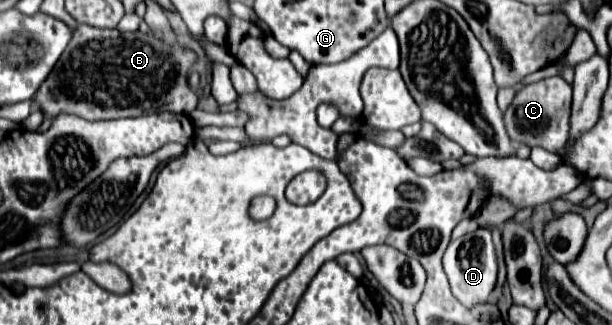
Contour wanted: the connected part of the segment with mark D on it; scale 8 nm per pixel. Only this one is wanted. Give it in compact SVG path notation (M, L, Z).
M477 229L473 233L467 233L467 235L451 241L443 255L443 269L449 277L451 293L455 295L455 299L461 305L471 309L475 305L487 303L487 299L497 283L497 257L495 257L493 241L491 241L491 231Z

